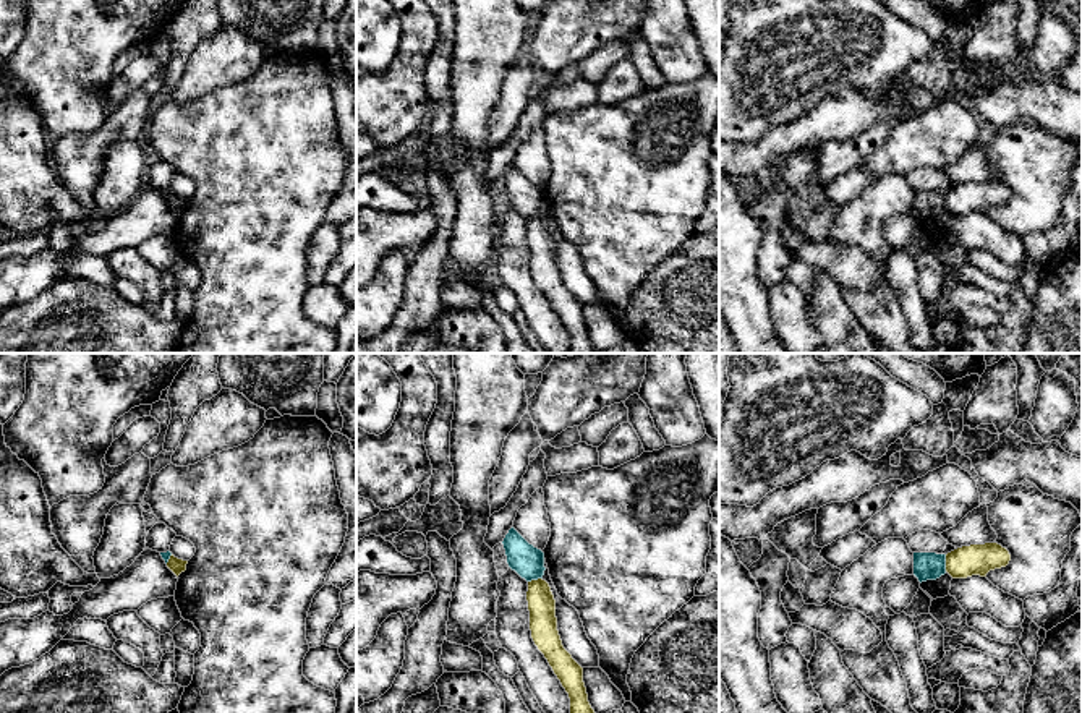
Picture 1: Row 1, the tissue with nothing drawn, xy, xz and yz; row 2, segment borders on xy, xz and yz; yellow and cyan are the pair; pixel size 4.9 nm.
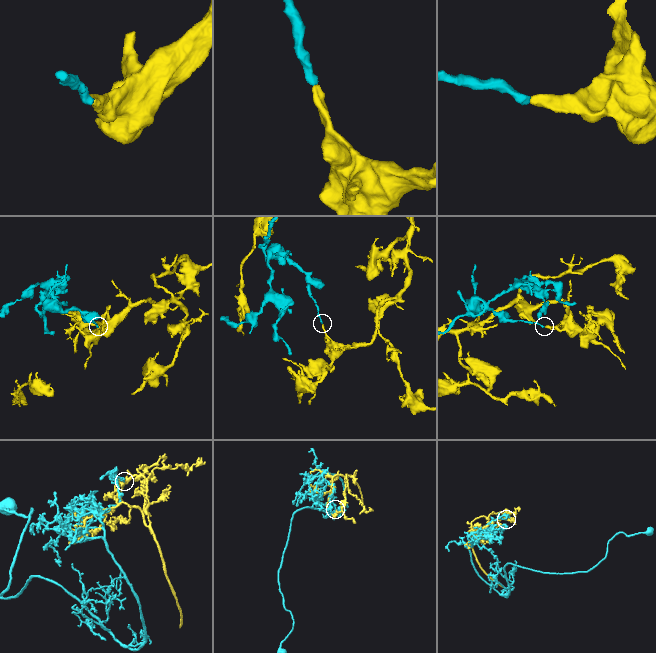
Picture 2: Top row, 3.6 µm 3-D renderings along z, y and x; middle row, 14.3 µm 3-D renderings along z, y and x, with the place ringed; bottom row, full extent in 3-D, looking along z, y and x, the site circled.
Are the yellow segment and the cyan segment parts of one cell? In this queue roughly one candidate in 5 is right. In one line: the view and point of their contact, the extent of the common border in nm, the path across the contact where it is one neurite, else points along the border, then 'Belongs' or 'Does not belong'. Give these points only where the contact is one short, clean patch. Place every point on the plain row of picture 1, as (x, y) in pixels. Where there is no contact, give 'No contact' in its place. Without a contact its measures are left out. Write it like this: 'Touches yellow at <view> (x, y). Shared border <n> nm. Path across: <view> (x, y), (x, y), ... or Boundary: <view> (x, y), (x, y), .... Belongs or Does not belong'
Touches yellow at yz (946, 200). Shared border 90 nm. Boundary: yz (945, 192), (946, 208). Does not belong

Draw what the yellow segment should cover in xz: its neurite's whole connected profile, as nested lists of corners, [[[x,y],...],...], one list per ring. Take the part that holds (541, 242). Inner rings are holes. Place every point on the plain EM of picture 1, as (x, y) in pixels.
[[[546,217],[528,219],[526,228],[531,275],[544,292],[570,335],[570,353],[596,353],[588,339],[583,305],[564,285],[556,254],[556,237]]]

